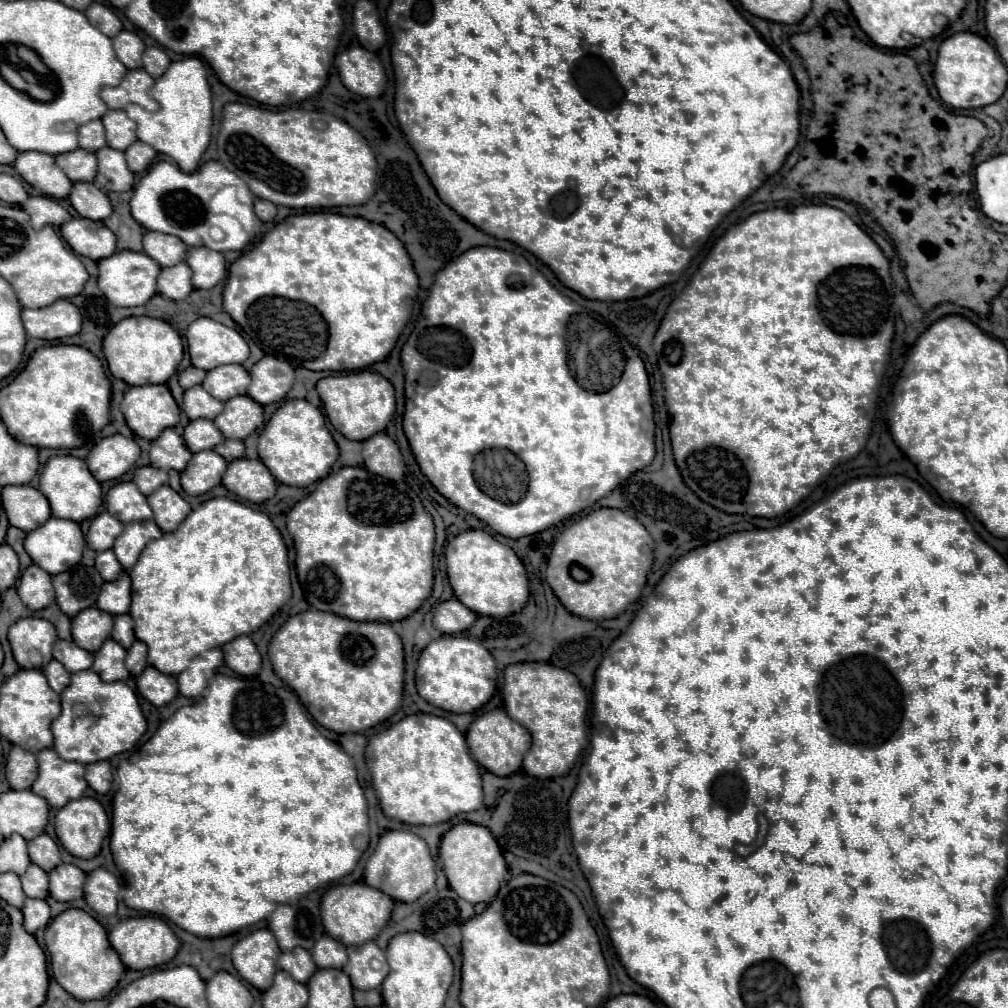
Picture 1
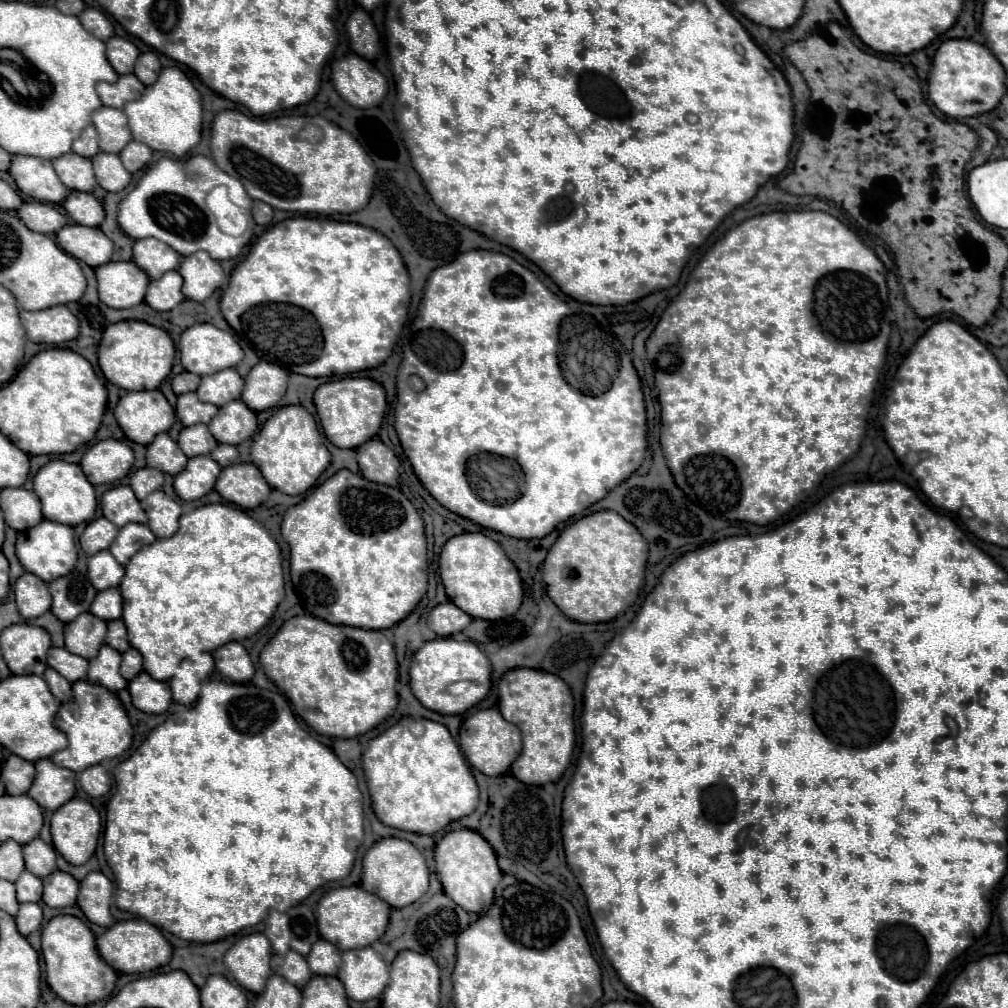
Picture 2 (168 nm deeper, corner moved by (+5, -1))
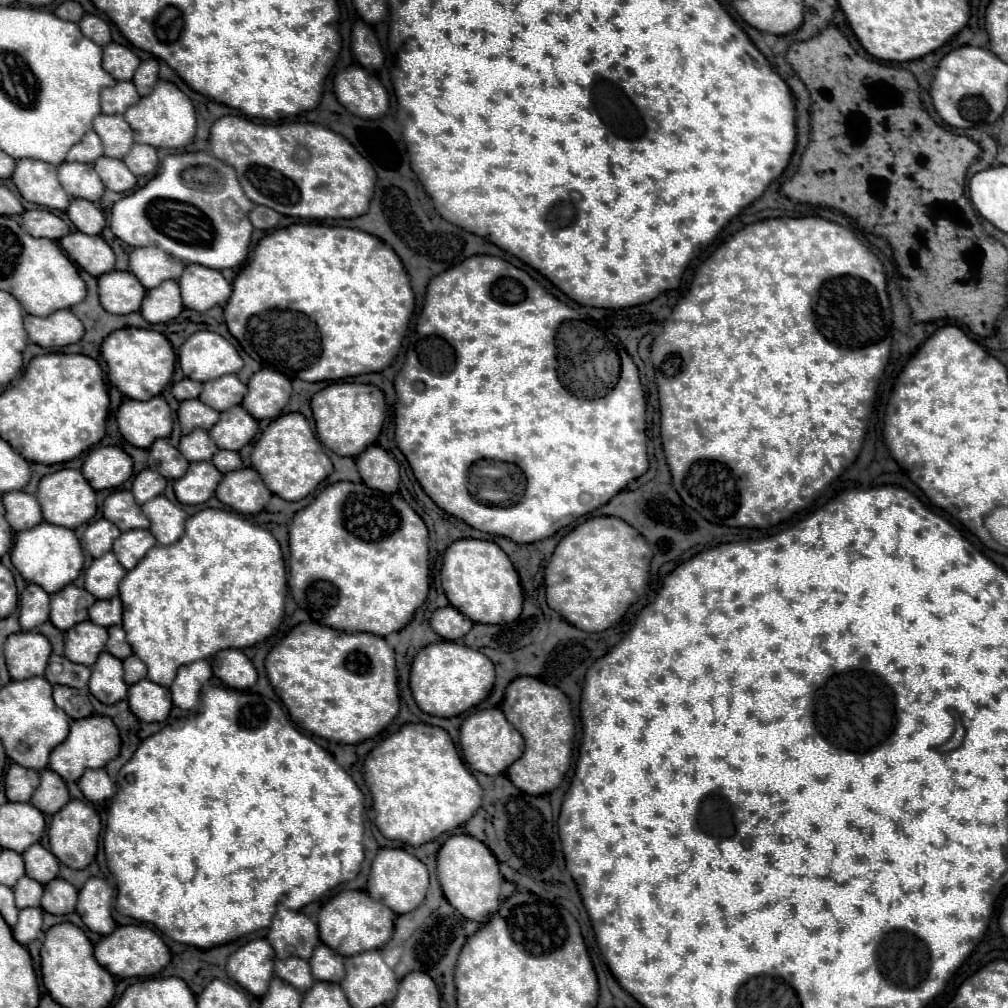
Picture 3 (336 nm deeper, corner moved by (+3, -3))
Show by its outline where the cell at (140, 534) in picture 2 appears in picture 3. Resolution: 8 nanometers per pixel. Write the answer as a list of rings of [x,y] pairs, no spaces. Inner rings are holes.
[[[130,529],[116,539],[112,551],[124,569],[132,569],[154,545],[156,539],[148,529]]]

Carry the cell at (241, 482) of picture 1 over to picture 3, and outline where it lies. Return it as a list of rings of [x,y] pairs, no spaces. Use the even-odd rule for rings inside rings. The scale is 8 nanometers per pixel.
[[[246,467],[226,473],[220,487],[216,487],[216,497],[238,513],[254,515],[266,507],[272,493],[260,475],[252,467]]]

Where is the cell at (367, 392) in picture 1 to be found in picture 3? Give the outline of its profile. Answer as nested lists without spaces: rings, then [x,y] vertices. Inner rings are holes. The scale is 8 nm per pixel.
[[[332,383],[320,389],[311,400],[311,409],[318,431],[319,441],[323,446],[338,455],[356,457],[368,445],[372,445],[384,423],[384,393],[376,385],[362,385],[362,383]]]

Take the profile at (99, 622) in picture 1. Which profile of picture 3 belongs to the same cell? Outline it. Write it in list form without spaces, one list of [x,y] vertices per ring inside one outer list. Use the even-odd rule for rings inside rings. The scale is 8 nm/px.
[[[92,621],[78,623],[66,631],[66,657],[74,663],[92,665],[104,651],[108,641],[108,631]]]

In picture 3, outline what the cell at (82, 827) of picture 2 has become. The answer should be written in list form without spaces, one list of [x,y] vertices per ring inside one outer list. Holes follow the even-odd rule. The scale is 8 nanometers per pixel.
[[[72,799],[68,805],[64,805],[50,823],[48,837],[50,837],[50,851],[58,857],[60,863],[64,863],[70,869],[84,869],[96,855],[98,849],[98,837],[100,837],[100,817],[96,809],[90,803]]]

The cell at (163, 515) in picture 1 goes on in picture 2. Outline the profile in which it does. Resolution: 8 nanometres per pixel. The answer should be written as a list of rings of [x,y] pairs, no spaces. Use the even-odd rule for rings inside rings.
[[[154,491],[150,497],[146,497],[142,501],[142,509],[146,511],[148,525],[158,539],[172,537],[178,531],[182,507],[174,499],[170,499],[164,491]]]

